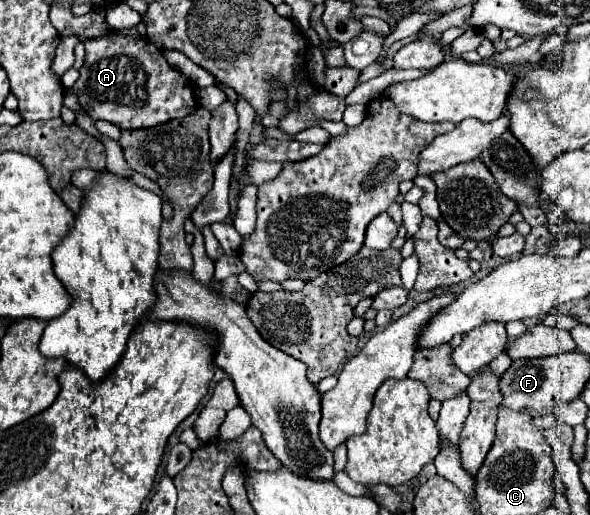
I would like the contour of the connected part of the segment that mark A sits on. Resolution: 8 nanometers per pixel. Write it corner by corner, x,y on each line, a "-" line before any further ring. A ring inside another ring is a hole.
108,32
104,38
84,44
86,62
72,90
94,120
102,118
114,122
118,128
148,128
172,118
184,118
198,108
194,82
172,68
152,42
144,38
120,38
-
140,78
144,78
144,82
140,82

